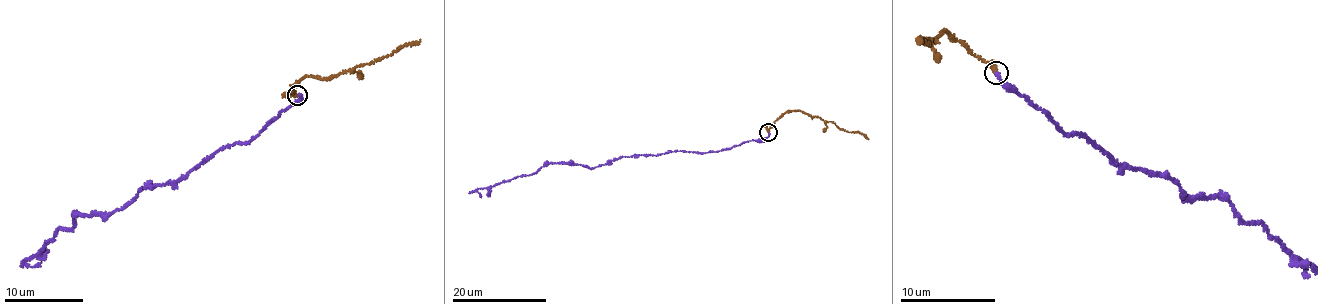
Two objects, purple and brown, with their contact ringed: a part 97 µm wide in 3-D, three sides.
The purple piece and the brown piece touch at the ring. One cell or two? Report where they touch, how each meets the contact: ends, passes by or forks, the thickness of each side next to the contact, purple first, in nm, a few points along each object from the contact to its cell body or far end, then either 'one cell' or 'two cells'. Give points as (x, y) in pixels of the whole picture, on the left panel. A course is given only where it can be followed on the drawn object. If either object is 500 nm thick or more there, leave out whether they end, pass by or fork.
place (297, 95); purple ends; brown passes by; calibres 170 and 280 nm; course purple (297, 95), (246, 143), (228, 144), (110, 213), (79, 214), (74, 226), (59, 228), (26, 262), (41, 262); course brown (297, 95), (290, 91), (304, 77), (336, 77), (386, 57), (420, 39); one cell

